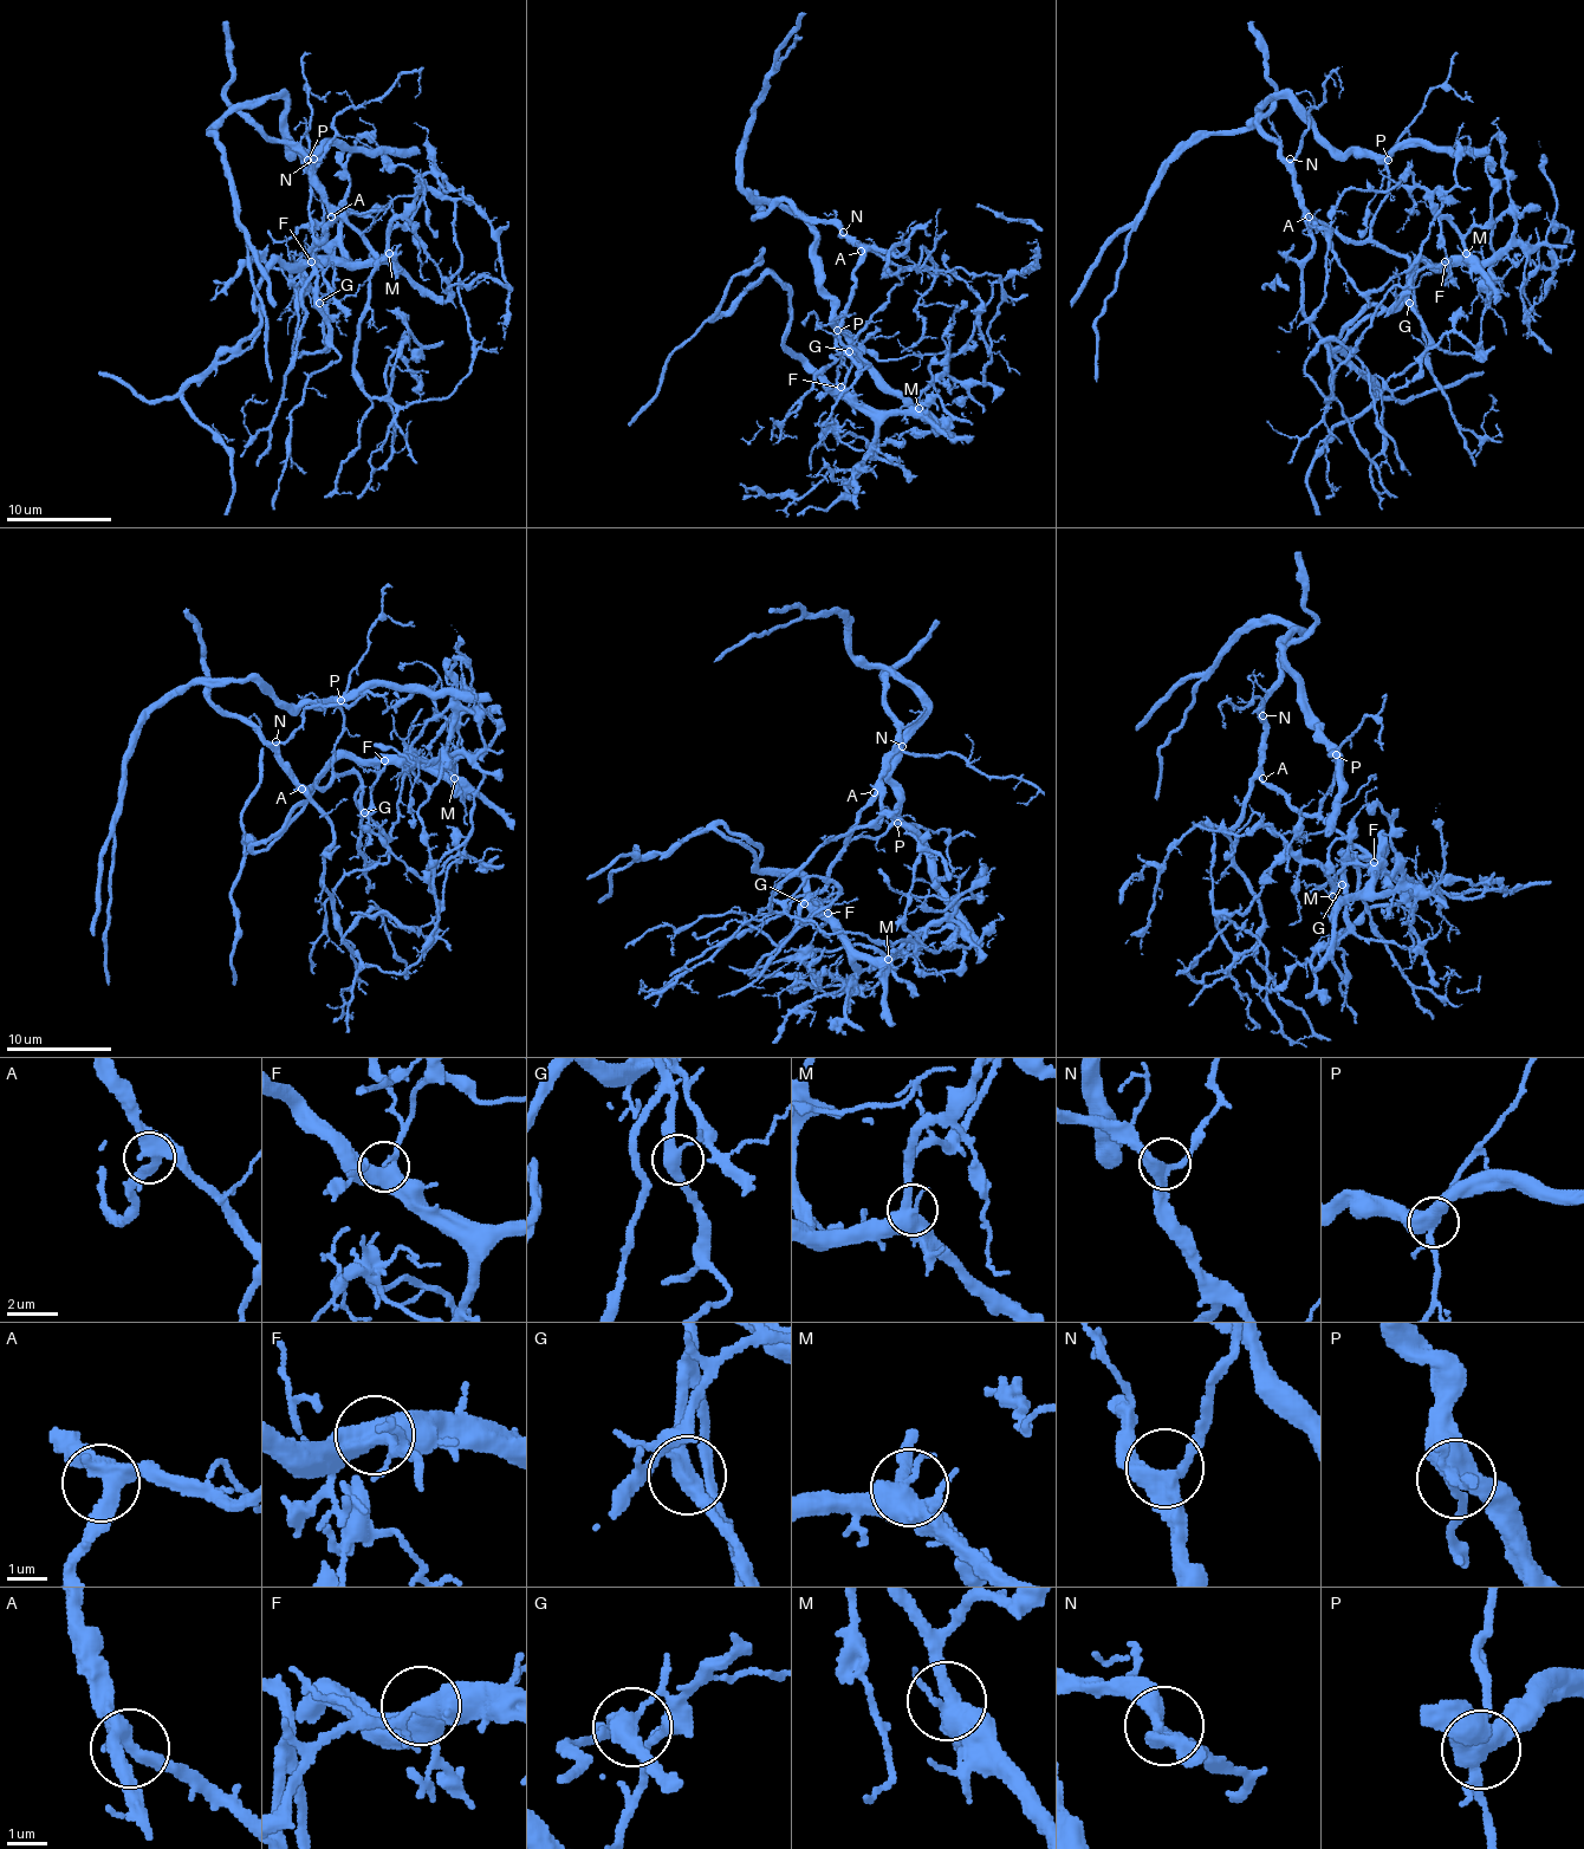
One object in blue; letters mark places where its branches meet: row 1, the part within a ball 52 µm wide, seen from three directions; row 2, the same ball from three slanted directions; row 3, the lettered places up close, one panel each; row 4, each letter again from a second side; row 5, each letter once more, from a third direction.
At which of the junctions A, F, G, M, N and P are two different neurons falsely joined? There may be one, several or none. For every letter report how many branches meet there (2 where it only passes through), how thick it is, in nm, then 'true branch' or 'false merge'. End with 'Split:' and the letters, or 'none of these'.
A: 3 | 360 nm | true branch
F: 4 | 440 nm | true branch
G: 3 | 360 nm | false merge
M: 3 | 440 nm | true branch
N: 3 | 340 nm | true branch
P: 5 | 480 nm | false merge
Split: G, P

